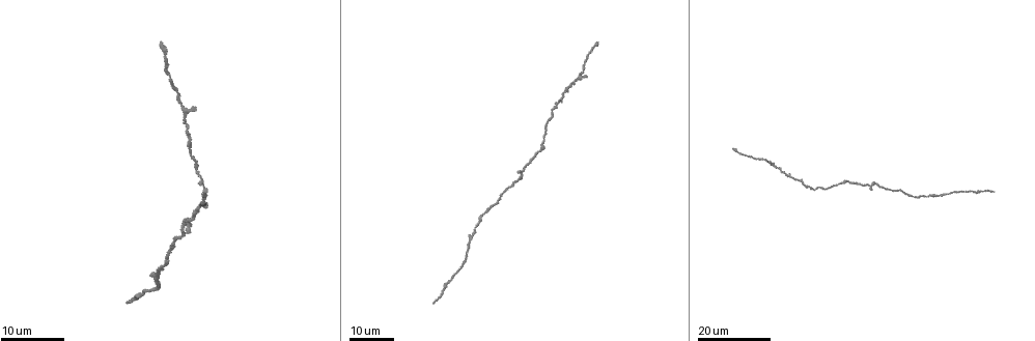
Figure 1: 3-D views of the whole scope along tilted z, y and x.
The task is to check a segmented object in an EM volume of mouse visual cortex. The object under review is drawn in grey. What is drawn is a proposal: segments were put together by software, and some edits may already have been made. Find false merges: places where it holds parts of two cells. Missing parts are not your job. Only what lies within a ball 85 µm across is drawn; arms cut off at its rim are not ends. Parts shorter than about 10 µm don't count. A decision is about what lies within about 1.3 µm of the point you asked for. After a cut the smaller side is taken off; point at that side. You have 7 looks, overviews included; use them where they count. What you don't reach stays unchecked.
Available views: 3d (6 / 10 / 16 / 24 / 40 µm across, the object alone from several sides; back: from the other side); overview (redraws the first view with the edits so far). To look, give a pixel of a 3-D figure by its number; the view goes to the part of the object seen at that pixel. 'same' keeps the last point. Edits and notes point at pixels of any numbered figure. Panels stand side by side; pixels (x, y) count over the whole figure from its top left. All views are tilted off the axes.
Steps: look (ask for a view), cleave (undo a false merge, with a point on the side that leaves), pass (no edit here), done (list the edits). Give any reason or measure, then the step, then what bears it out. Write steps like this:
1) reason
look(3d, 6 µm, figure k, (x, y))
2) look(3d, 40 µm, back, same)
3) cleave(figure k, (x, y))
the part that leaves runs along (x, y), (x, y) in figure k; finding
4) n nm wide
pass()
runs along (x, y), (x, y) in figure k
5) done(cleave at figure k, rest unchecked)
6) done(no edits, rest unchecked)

look(3d, 24 µm, figure 1, (184, 223))

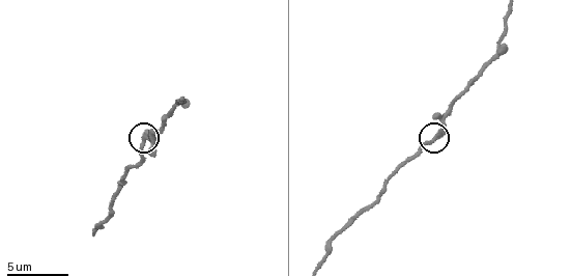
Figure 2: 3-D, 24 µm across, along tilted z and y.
look(3d, 6 µm, figure 2, (144, 140))

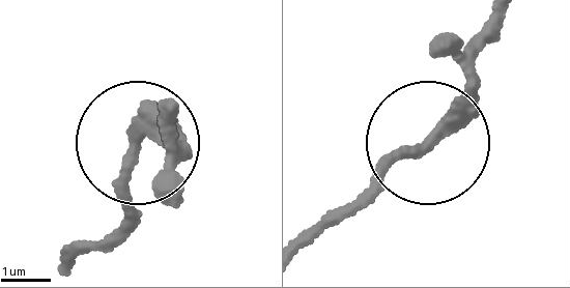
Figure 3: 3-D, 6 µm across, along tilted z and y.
pass()
runs along (502, 18), (425, 144), (339, 211) in figure 3; continuous, no second cell

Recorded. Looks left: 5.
thick turns thin
look(3d, 6 µm, figure 2, (324, 260))

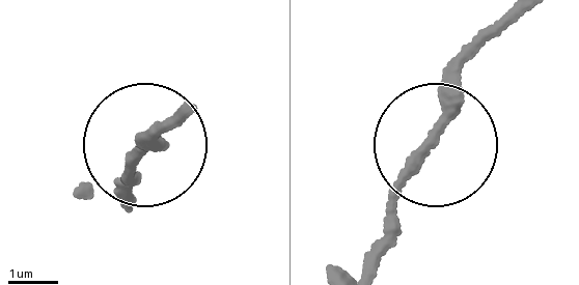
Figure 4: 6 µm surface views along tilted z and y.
pass()
all the same cell

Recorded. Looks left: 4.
look(3d, 6 µm, figure 2, (479, 75))

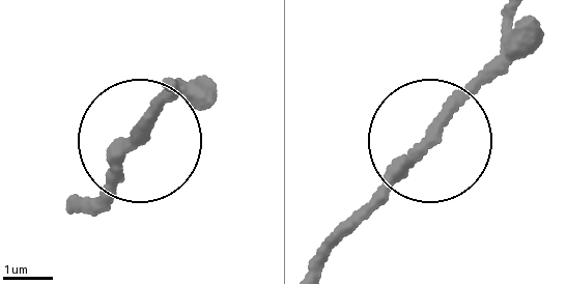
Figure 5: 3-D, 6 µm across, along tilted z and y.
side arm 45 µm
pass()
runs along (409, 151), (424, 149), (342, 240) in figure 5; one cell here

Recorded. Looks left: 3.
sudden change in width
look(3d, 24 µm, figure 1, (777, 167))

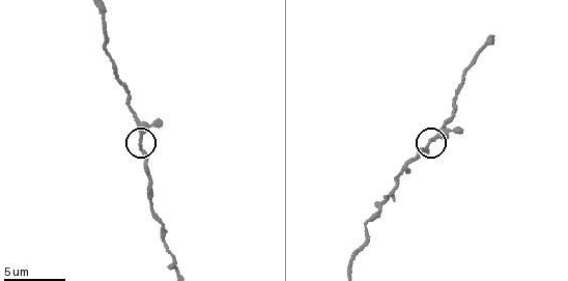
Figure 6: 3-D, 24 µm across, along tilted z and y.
look(3d, 6 µm, figure 6, (431, 141))

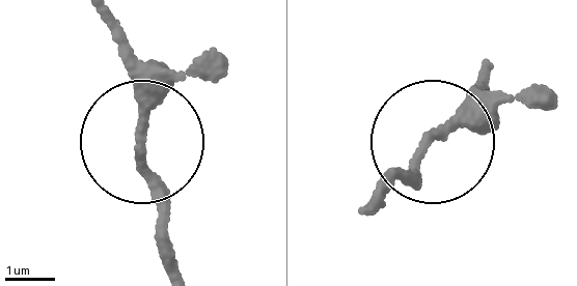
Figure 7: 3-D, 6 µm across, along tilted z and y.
look(3d, 6 µm, back, figure 7, (432, 138))

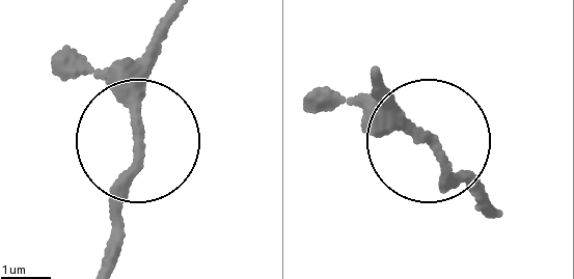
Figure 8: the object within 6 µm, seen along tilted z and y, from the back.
pass()
runs along (114, 264), (140, 92), (167, 12) in figure 8; one cell here

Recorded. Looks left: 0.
done(no edits, rest unchecked)

